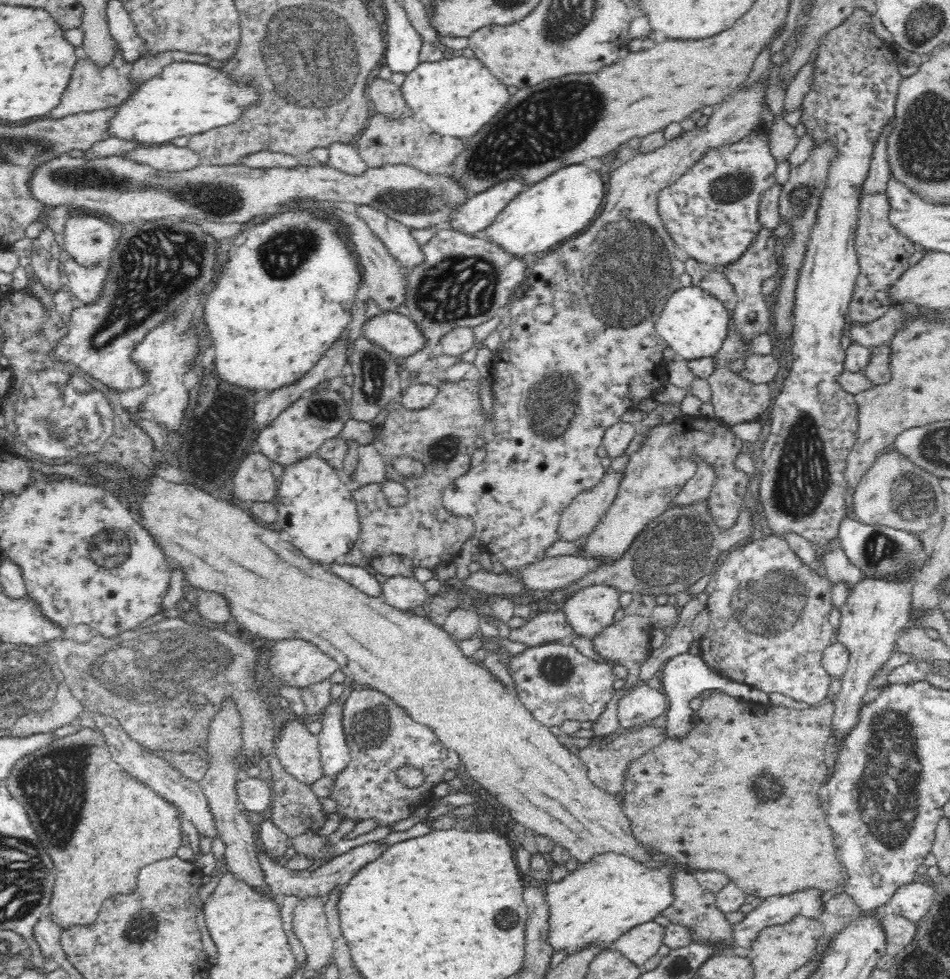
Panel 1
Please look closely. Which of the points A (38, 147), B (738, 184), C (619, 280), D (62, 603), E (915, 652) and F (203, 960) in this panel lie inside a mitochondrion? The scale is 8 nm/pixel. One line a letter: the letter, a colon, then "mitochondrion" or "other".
A: mitochondrion
B: mitochondrion
C: mitochondrion
D: other
E: other
F: other

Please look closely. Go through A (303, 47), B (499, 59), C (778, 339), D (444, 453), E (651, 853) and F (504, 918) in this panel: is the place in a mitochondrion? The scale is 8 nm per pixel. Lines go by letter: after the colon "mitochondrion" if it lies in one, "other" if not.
A: mitochondrion
B: other
C: other
D: mitochondrion
E: other
F: mitochondrion

